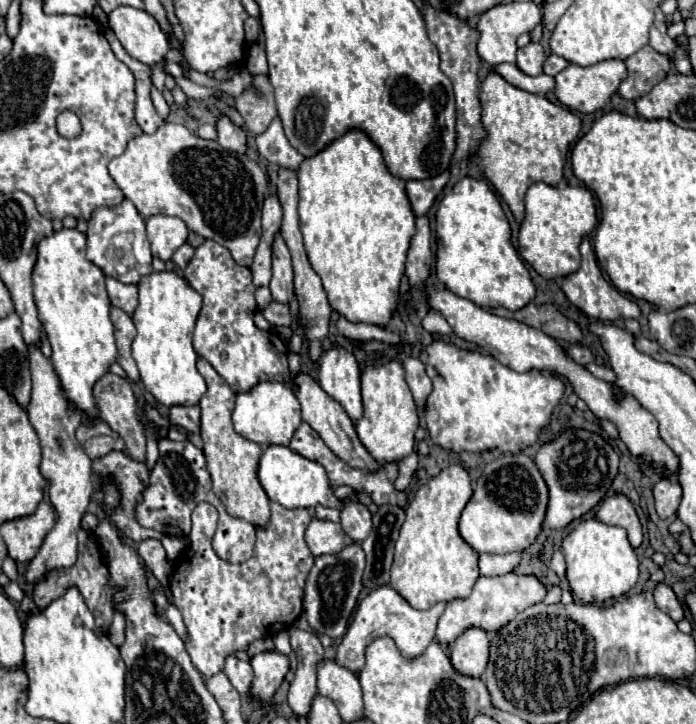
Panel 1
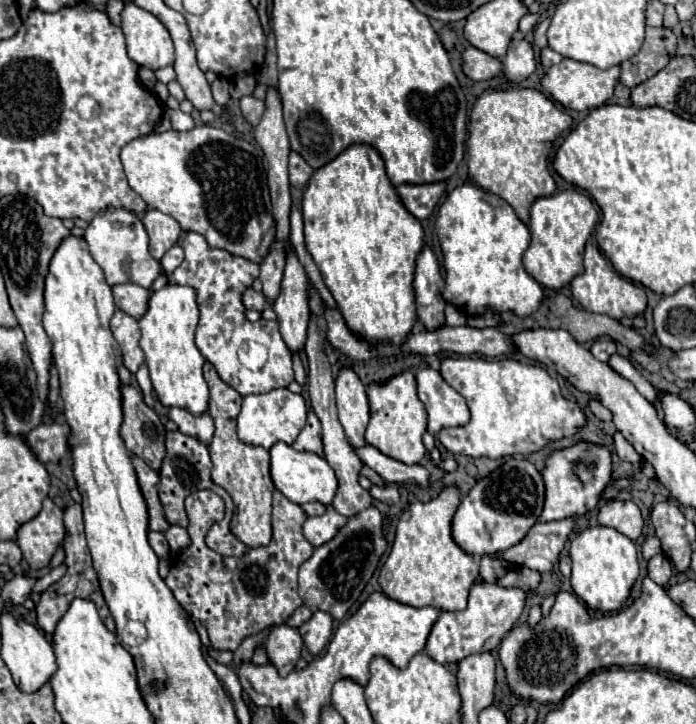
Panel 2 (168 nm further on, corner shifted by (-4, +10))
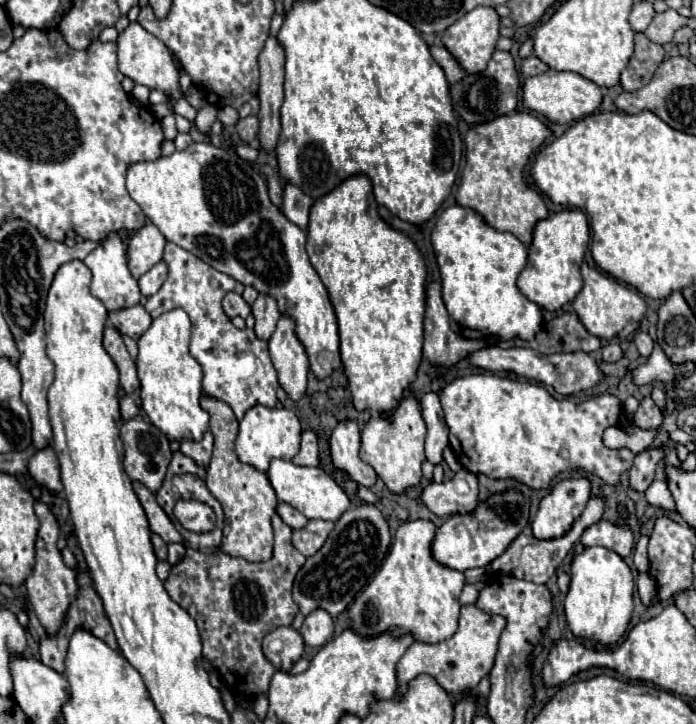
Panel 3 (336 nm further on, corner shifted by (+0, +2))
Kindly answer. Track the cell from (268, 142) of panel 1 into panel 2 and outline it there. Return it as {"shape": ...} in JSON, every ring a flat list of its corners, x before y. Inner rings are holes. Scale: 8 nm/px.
{"shape":[[296,152,290,154,290,184,294,188,304,190,308,186,312,172,314,170,304,162,304,158,300,158,300,154,296,154]]}

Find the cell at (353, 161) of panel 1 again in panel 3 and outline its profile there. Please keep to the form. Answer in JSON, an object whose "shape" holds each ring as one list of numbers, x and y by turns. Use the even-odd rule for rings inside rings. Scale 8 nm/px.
{"shape":[[364,174,346,178,324,198,314,200,308,220,306,252,320,280,324,282,330,302,338,318,340,354,348,376,348,388,358,410,388,412,402,398,404,388,416,378,416,370,422,360,422,318,424,318,424,290,426,268,420,250,414,240,390,224,378,214,378,204,372,198,372,182]]}

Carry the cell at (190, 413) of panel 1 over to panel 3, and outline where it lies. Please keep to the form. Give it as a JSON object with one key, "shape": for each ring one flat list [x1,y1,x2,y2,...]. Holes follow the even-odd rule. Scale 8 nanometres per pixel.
{"shape":[[204,432,204,438,200,442,192,442,192,440,184,440,180,442,180,450,190,456,194,462,198,462,200,466,208,466,210,456,212,456,212,434]]}

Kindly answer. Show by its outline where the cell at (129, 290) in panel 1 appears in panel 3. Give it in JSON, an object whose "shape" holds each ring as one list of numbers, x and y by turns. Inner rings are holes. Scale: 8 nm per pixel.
{"shape":[[140,304,122,308,122,310,114,310,108,314,108,318,120,330,120,334,130,336,132,340,138,340,140,334,146,332,148,326,152,324,152,316]]}

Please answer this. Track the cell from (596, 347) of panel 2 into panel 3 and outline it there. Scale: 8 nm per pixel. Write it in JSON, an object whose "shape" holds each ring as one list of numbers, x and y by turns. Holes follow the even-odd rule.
{"shape":[[608,342,604,348,602,348,602,360,604,362,616,362,622,358,622,348,620,344,616,342]]}

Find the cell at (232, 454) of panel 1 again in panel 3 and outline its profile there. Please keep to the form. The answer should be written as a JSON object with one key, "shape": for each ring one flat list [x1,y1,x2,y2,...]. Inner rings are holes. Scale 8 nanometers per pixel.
{"shape":[[208,394,200,396,200,406,210,414,210,430,214,434,214,452,208,464,206,484,212,496,222,504,230,530,224,530,220,550,230,556,240,556,248,562,262,562,272,556,272,524,270,518,276,512,278,498,268,482,268,476,250,464,242,464,234,452,234,440,238,432,238,420,232,408]]}

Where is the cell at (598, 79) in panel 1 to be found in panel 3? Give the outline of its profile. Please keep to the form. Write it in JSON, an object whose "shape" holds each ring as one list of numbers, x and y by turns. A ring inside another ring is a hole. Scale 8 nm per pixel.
{"shape":[[548,70,544,74,526,78,526,82,524,82,524,104,530,110,546,116,550,122,568,124,568,122,574,122,574,120,580,120,580,118,592,114,602,104,602,88,596,86,592,80,576,74,576,72]]}

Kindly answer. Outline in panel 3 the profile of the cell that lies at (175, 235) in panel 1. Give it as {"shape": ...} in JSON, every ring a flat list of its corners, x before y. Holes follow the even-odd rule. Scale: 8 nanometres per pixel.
{"shape":[[144,224,130,236,128,242,128,266,130,272,140,278,146,274,154,264,162,260,162,252,166,246,164,234,154,224]]}

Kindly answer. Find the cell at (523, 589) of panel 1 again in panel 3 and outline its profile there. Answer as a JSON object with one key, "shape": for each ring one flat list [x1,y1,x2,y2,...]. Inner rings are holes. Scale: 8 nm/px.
{"shape":[[476,604,462,606,460,610,460,626,454,632,452,638,436,644,426,644,426,642,414,642,402,660,398,662,398,684,400,684,400,694,406,690,406,684,416,678,418,674,430,674,446,692,452,694,462,694,470,688,474,688,480,678,490,674,492,662,496,658,498,650,498,640,500,634,506,626,506,618,500,614,484,614]]}

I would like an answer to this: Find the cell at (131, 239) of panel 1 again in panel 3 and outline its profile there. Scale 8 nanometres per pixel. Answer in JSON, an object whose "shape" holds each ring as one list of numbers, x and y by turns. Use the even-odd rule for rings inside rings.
{"shape":[[112,232,106,238,102,238,98,246,84,258,84,264,92,270,92,276,94,276,90,292,96,298,100,298,108,310,118,310,118,308,128,308,138,304,140,286,138,286,138,280,128,270,128,244,118,232]]}

